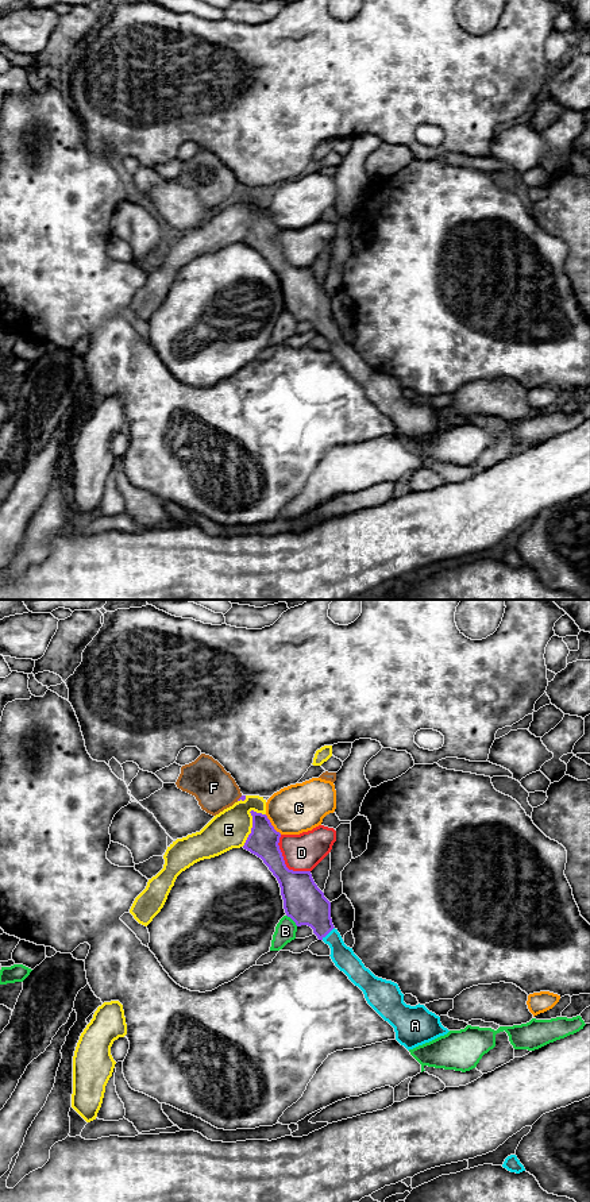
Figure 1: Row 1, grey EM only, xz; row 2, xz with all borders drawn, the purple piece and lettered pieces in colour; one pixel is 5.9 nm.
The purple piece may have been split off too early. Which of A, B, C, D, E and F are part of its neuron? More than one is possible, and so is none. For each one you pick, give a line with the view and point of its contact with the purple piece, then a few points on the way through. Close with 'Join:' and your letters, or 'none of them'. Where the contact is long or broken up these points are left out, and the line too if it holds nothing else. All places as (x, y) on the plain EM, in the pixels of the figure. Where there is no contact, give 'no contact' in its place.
A: meets purple in xz at (327, 328); runs through xz (304, 297), (317, 311), (327, 328), (343, 351)
Join: A

